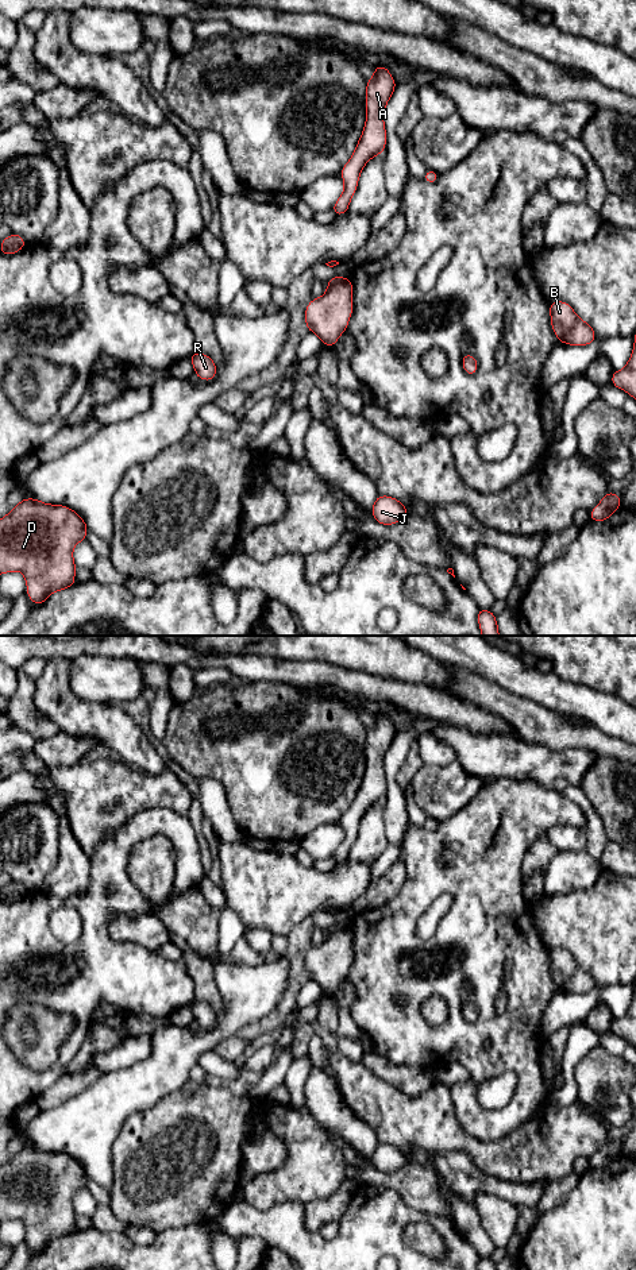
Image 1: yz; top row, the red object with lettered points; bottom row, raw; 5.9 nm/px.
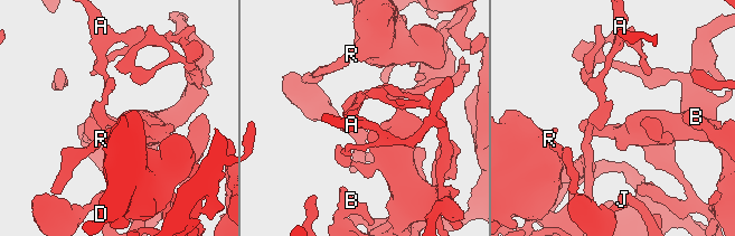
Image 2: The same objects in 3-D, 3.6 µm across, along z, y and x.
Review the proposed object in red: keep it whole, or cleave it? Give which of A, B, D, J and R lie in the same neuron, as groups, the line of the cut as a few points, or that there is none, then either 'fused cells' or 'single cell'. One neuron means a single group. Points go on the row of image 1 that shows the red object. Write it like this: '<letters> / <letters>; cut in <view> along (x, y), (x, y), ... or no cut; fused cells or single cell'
A / B D J R; cut in yz along (342, 278), (327, 288); fused cells

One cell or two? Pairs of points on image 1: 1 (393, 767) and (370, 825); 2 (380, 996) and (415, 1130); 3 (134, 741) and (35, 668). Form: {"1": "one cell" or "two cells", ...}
{"1": "two cells", "2": "two cells", "3": "two cells"}

